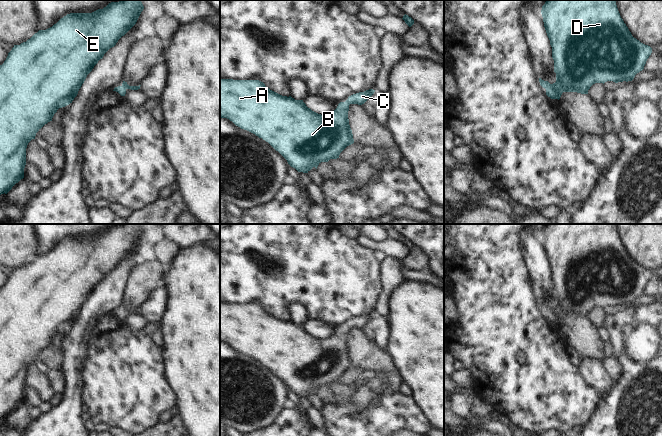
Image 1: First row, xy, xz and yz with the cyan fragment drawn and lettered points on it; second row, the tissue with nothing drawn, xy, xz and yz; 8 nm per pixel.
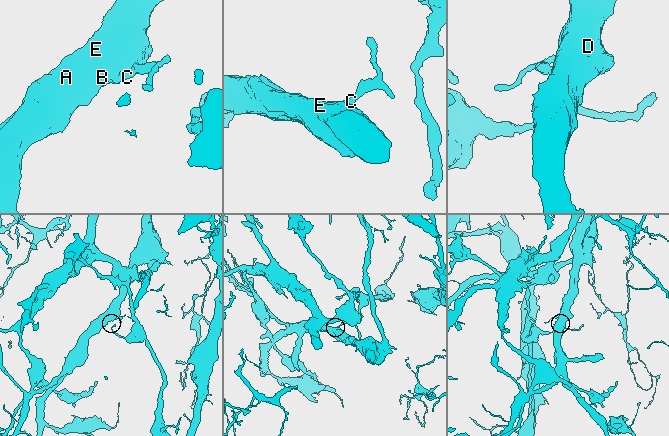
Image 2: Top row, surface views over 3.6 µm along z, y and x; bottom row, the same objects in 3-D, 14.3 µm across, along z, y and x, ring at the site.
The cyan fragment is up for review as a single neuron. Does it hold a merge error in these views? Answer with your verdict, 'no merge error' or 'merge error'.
no merge error

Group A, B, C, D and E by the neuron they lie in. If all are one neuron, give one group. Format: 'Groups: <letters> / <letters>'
Groups: A B C D E

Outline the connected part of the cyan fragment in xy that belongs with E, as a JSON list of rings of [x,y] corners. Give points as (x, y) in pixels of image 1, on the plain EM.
[[[141,224],[111,226],[92,237],[70,237],[46,254],[39,254],[26,266],[14,269],[0,289],[0,419],[7,418],[24,402],[26,372],[36,357],[52,345],[59,332],[72,327],[87,299],[104,278],[116,269],[137,246],[144,230]]]

